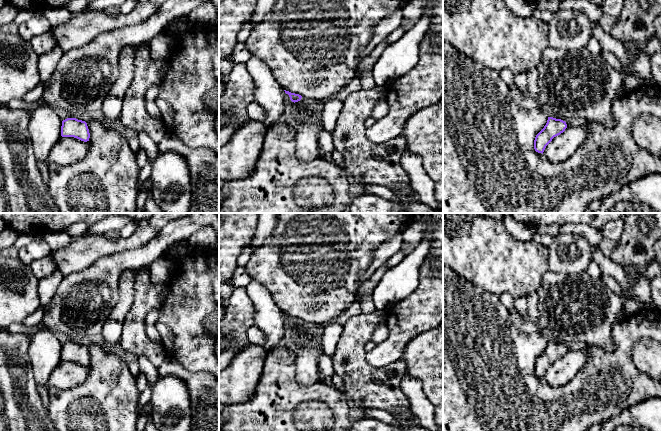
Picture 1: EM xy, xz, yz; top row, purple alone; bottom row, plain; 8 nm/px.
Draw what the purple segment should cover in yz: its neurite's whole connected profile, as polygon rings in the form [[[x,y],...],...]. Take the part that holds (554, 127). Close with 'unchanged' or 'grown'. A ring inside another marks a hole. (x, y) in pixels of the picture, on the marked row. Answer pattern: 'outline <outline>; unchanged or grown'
outline [[[548,117],[546,125],[535,137],[535,151],[543,154],[546,146],[552,141],[552,139],[563,133],[566,128],[567,124],[565,121]]]; unchanged

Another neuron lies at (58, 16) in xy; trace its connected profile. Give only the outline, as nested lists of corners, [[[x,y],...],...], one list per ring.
[[[67,8],[48,9],[43,11],[43,16],[50,22],[51,26],[56,27],[70,20],[74,13]]]

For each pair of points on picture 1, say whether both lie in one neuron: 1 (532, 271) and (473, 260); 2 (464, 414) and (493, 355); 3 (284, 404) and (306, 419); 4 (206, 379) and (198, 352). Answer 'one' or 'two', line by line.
1: one
2: one
3: two
4: two

